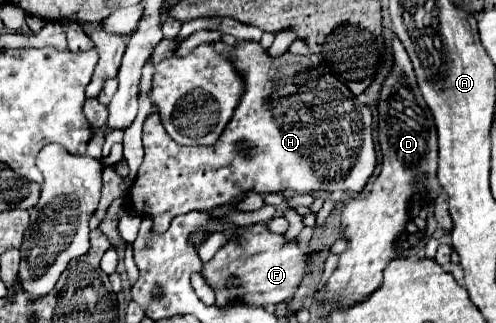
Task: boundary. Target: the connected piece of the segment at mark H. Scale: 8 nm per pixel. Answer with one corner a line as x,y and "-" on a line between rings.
237,41
233,47
211,43
219,55
229,55
237,73
243,79
243,95
231,121
227,123
219,141
211,147
183,147
163,133
161,121
145,121
143,147
145,157
127,193
125,209
133,215
151,215
153,233
165,233
175,215
189,213
193,209
211,211
225,205
249,191
253,193
311,193
311,191
361,191
369,175
375,169
375,147
371,133
371,111
367,105
359,105
355,95
339,83
331,73
313,67
305,55
293,55
285,51
279,57
271,57
261,43

